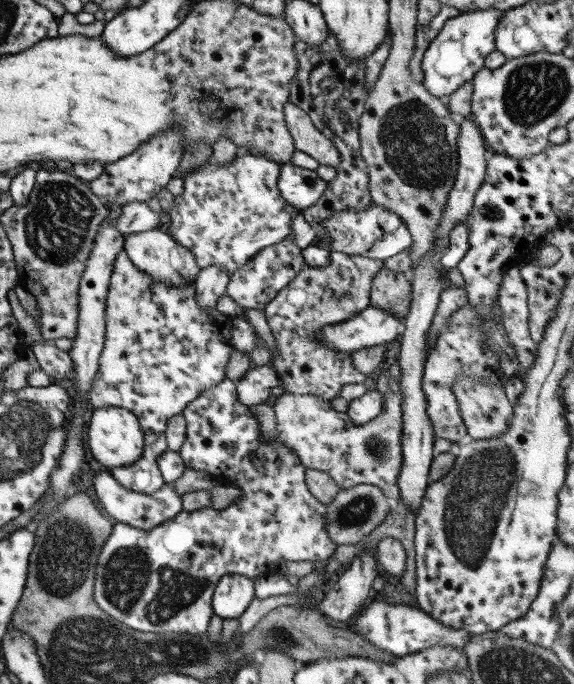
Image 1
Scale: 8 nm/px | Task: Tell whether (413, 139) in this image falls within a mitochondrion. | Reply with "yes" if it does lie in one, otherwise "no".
yes

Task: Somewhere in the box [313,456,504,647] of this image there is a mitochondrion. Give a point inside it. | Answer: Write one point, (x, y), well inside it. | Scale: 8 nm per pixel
(359, 510)

